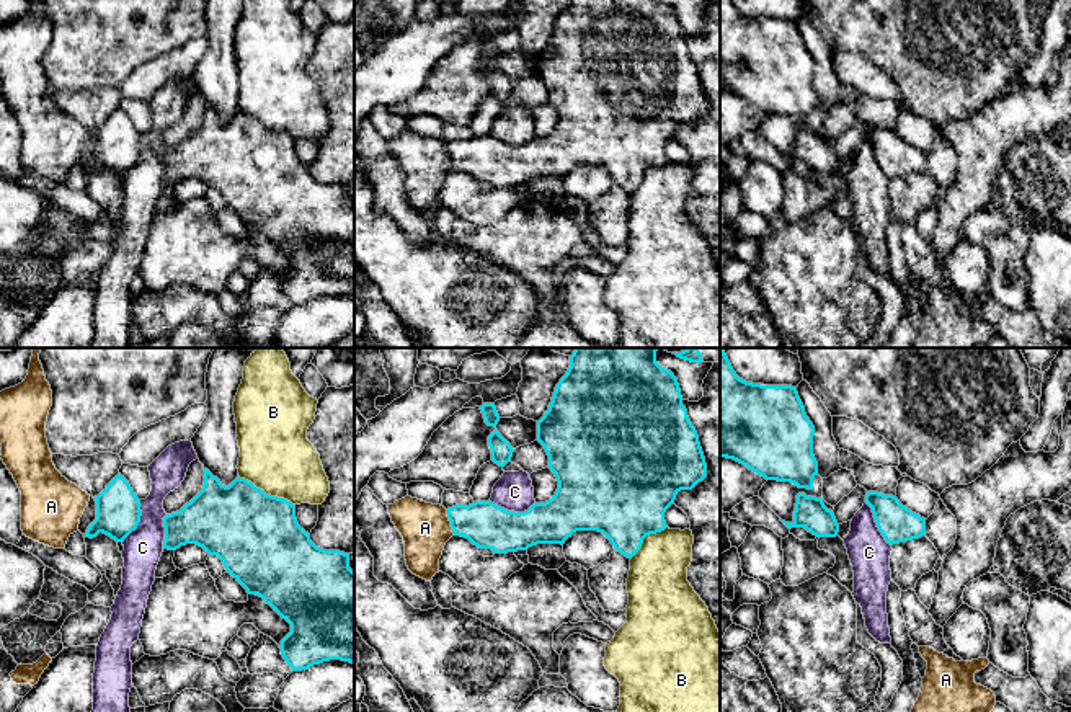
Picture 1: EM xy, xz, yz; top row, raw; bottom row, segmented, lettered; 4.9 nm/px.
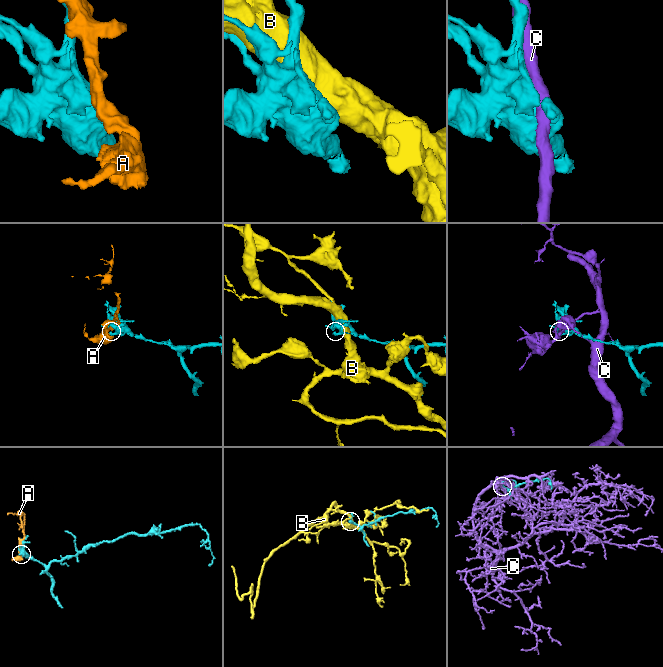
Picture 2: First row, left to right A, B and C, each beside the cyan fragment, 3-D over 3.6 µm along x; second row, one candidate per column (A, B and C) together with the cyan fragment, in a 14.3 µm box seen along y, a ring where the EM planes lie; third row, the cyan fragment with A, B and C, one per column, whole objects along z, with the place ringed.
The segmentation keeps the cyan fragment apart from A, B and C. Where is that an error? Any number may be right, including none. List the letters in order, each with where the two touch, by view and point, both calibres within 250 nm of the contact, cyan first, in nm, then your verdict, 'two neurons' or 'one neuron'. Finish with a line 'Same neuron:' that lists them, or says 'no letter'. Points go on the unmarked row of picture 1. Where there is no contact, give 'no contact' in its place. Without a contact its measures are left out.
A: contact xz (451, 157); calibres 220 and 240 nm; two neurons
B: contact xy (265, 128); calibres 420 and 360 nm; two neurons
C: contact xz (511, 146); calibres 220 and 190 nm; two neurons
Same neuron: no letter

